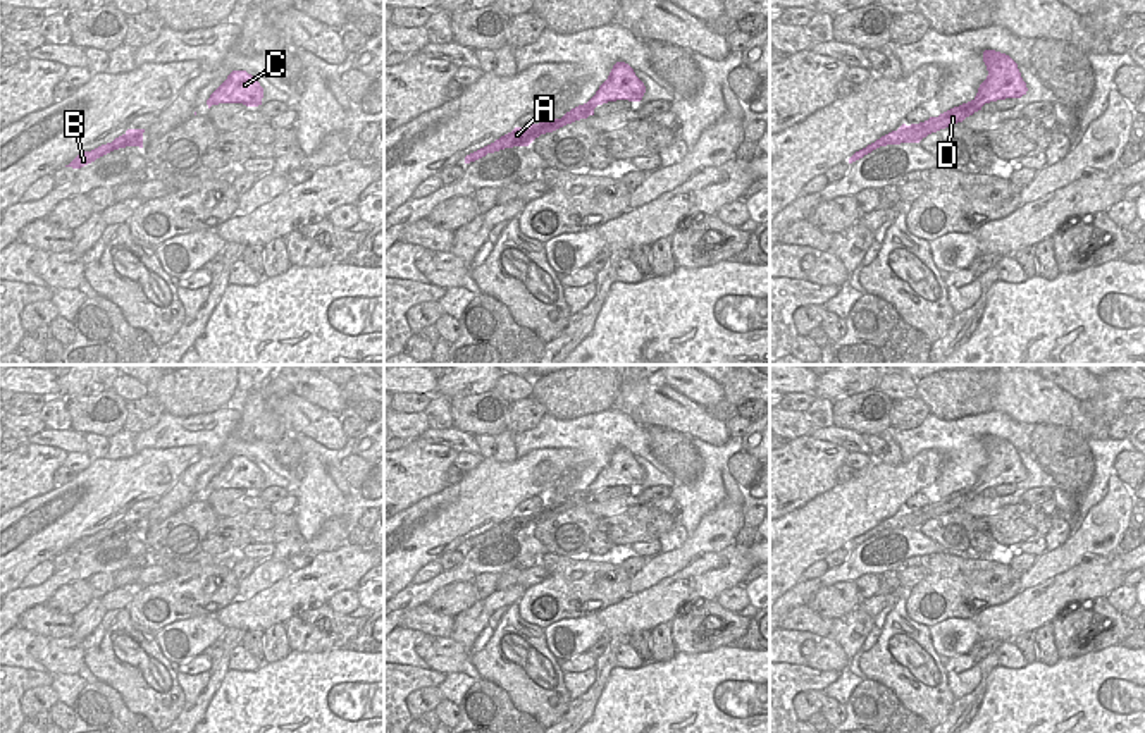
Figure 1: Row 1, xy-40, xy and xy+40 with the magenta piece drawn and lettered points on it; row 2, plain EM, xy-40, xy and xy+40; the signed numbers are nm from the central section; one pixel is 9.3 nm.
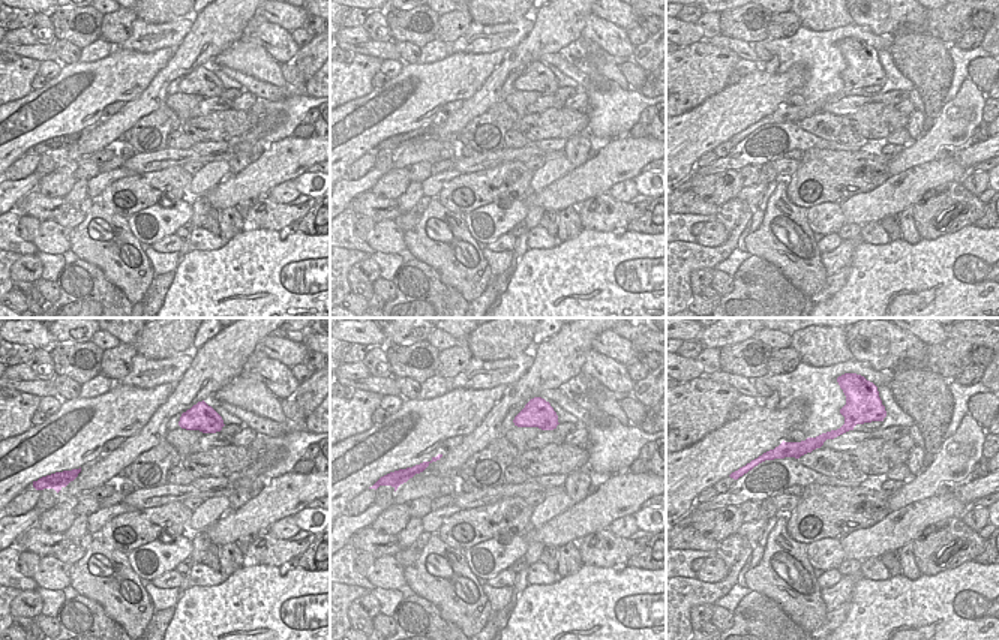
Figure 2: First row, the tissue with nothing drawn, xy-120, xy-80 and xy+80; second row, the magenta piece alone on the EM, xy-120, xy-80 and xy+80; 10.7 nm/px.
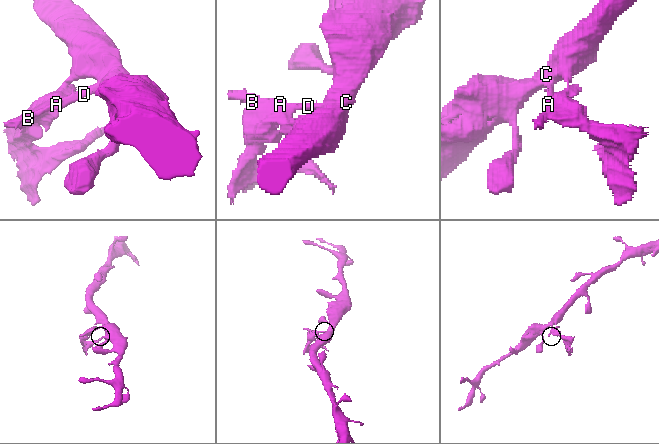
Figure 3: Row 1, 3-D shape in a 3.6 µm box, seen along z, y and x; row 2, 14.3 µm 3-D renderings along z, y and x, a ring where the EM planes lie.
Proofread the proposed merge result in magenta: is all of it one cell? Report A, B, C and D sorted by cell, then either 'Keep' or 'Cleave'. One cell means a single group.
Groups: A B D / C. Cleave.

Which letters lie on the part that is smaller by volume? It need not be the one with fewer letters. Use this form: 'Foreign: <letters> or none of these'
Foreign: A, B, D

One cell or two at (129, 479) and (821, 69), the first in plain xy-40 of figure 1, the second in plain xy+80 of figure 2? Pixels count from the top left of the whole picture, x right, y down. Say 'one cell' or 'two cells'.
two cells

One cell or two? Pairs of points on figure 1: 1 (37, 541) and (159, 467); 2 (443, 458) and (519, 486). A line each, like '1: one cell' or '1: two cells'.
1: one cell
2: two cells

